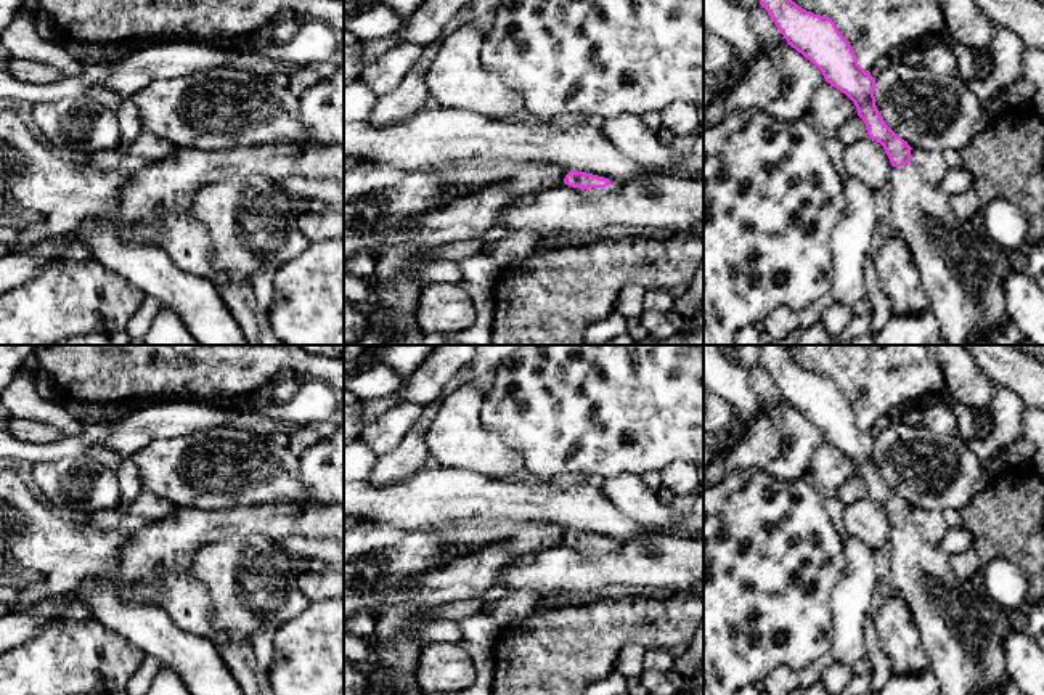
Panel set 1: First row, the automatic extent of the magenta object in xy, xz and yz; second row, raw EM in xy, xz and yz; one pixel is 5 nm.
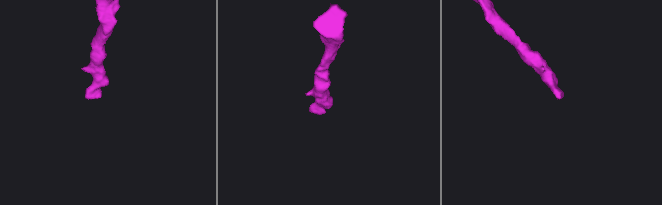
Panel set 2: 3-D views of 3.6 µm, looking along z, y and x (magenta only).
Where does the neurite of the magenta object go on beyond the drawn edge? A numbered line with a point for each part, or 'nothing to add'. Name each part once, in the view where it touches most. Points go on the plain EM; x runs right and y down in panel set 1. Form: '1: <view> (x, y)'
1: xz (614, 546)

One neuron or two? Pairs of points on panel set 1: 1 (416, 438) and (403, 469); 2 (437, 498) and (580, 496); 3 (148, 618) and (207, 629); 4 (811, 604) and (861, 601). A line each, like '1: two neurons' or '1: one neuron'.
1: one neuron
2: one neuron
3: two neurons
4: two neurons

